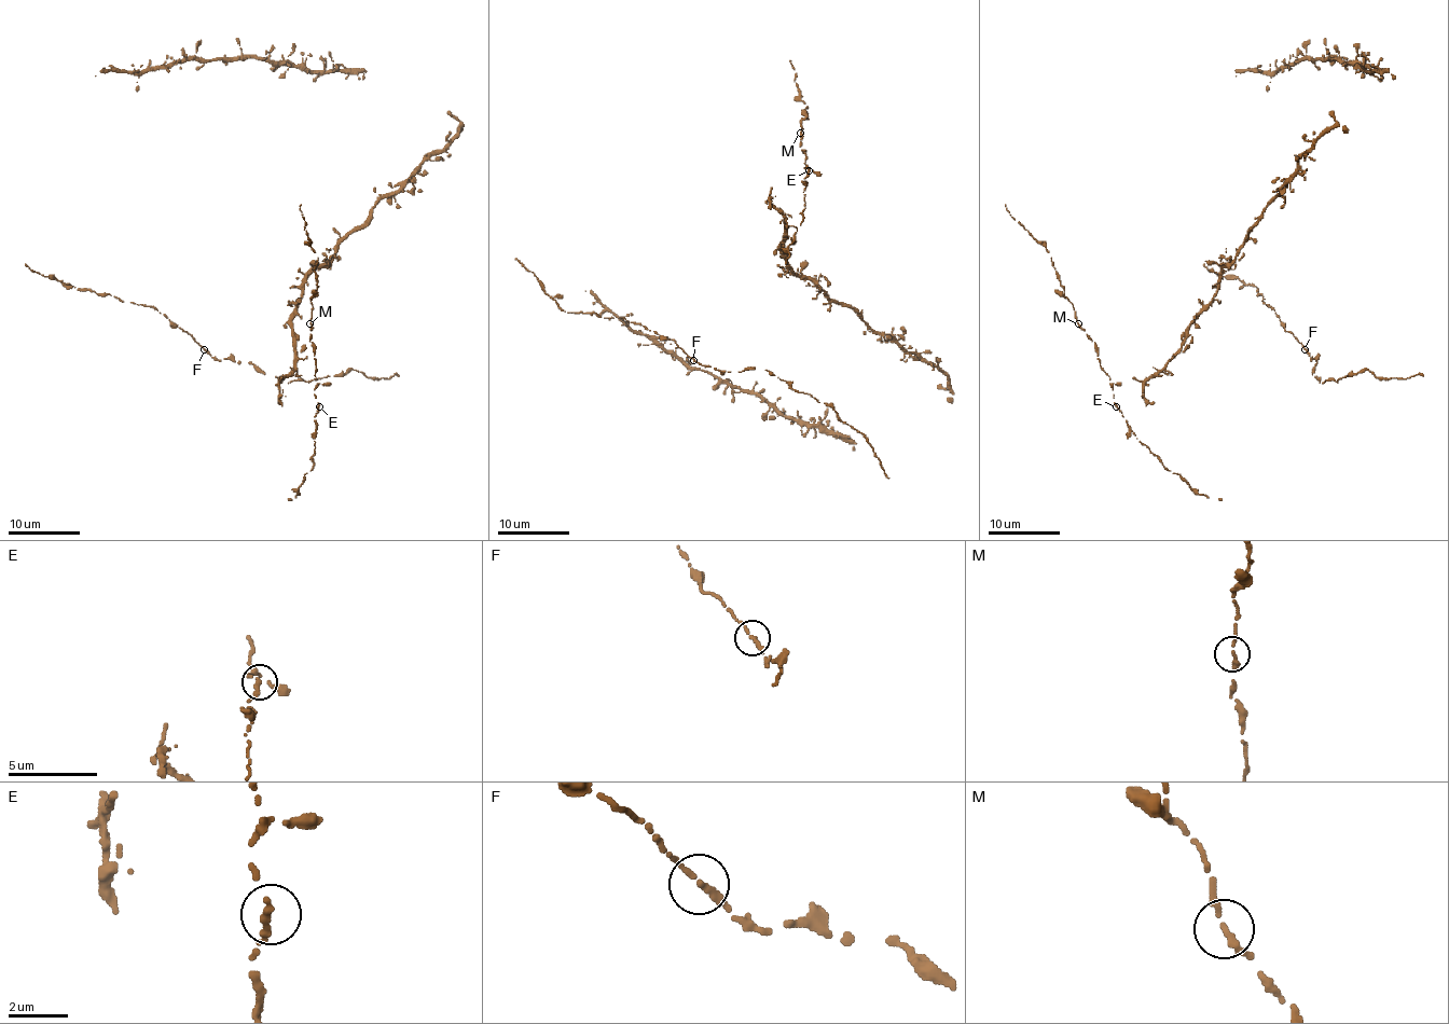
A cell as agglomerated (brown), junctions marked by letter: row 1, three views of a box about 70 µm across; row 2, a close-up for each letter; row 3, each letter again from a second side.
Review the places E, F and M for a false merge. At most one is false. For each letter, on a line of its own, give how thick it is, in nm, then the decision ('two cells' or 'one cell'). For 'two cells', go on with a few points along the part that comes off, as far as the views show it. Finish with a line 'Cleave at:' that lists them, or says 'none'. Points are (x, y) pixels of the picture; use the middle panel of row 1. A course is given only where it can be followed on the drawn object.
E: calibre 200 nm; one cell
F: calibre 200 nm; one cell
M: calibre 200 nm; one cell
Cleave at: none

